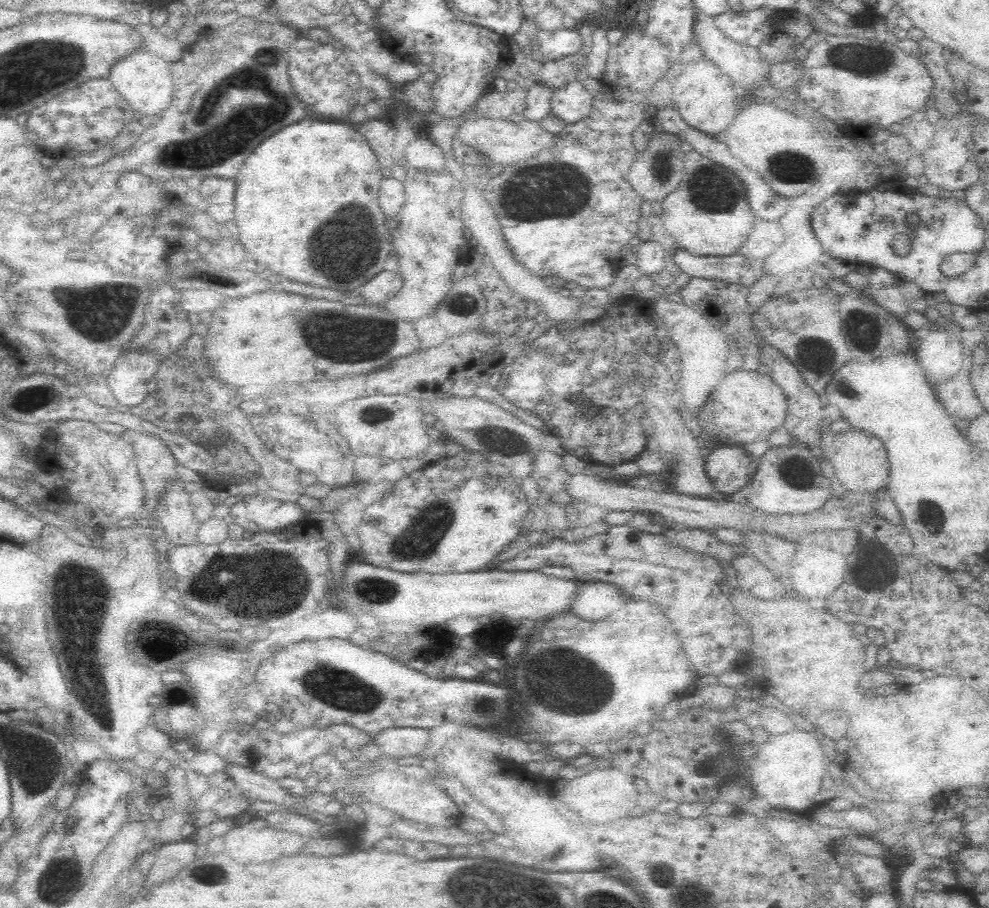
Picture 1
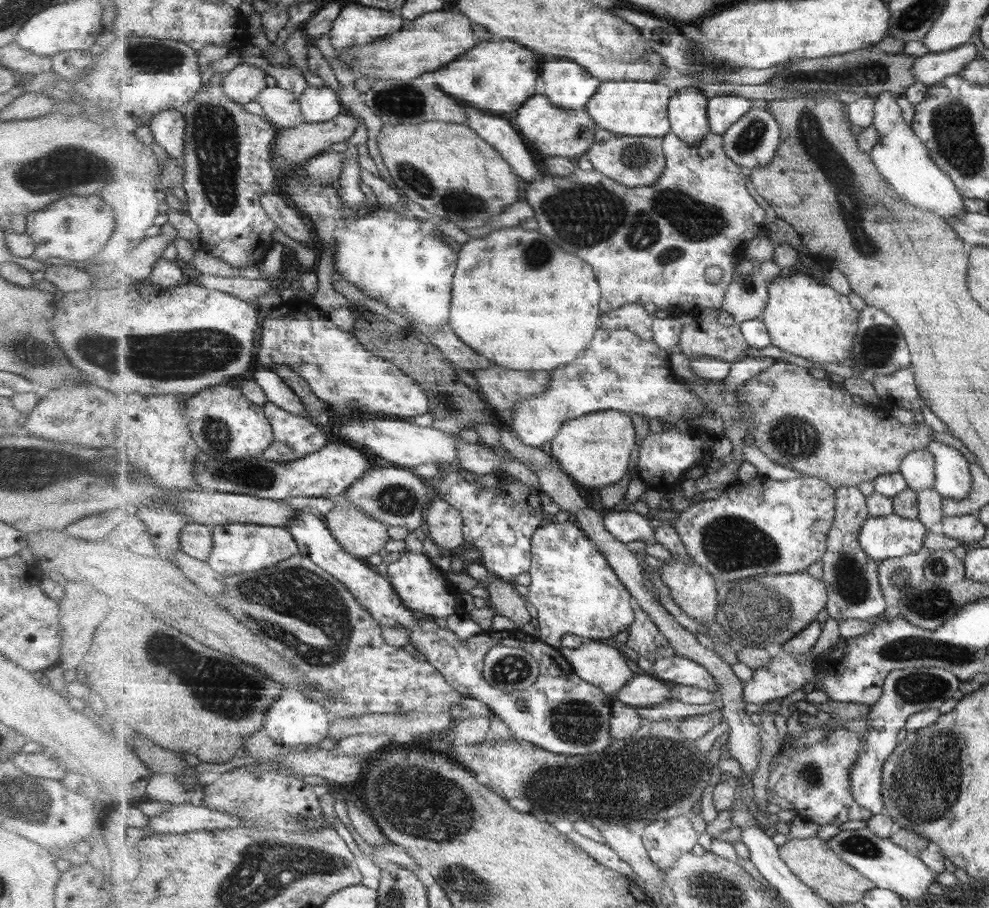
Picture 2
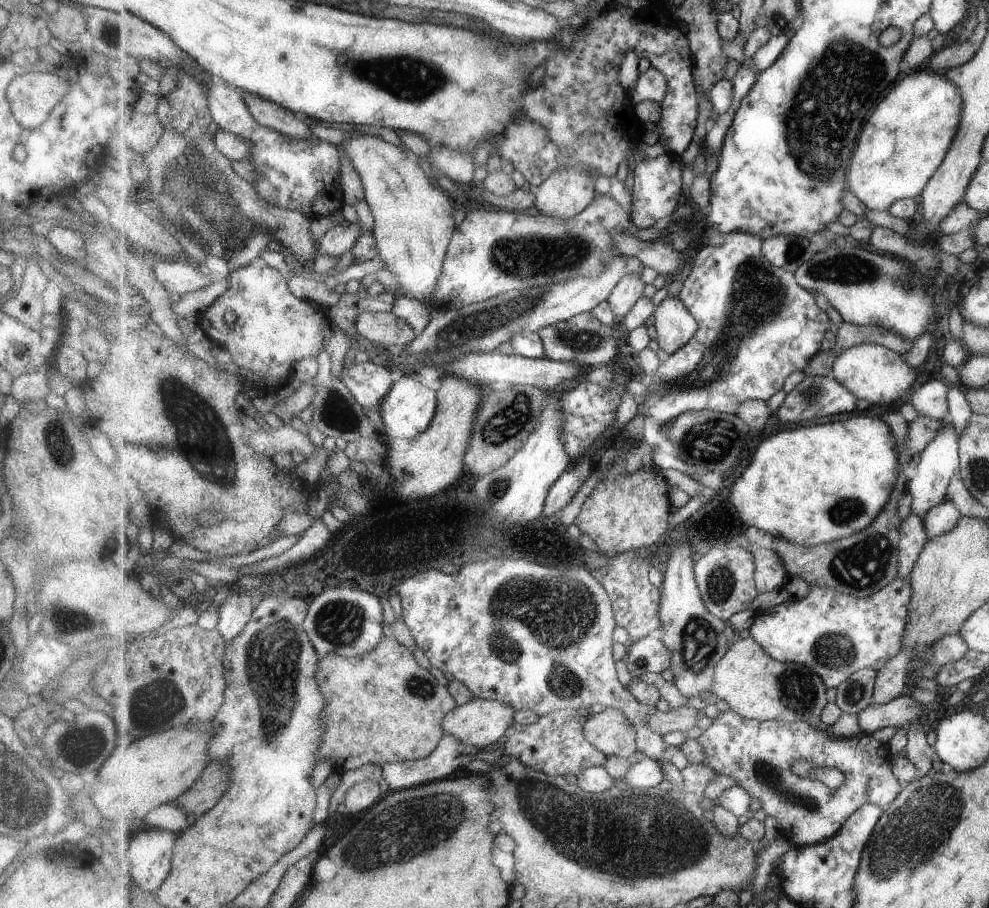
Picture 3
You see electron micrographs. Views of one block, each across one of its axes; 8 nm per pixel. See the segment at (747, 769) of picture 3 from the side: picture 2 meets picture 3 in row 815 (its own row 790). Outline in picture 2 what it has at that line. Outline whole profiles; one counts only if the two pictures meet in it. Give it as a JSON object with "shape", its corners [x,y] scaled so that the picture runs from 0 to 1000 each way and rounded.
{"shape":[[[844,800],[836,814],[824,819],[792,823],[787,829],[786,845],[779,849],[776,869],[780,870],[785,878],[801,884],[803,893],[810,901],[824,905],[826,909],[844,909],[848,912],[850,907],[858,904],[881,904],[885,899],[884,895],[870,888],[868,881],[862,877],[862,869],[860,869],[860,846],[865,844],[869,828],[873,826],[875,819],[877,816],[873,814],[872,807]]]}

